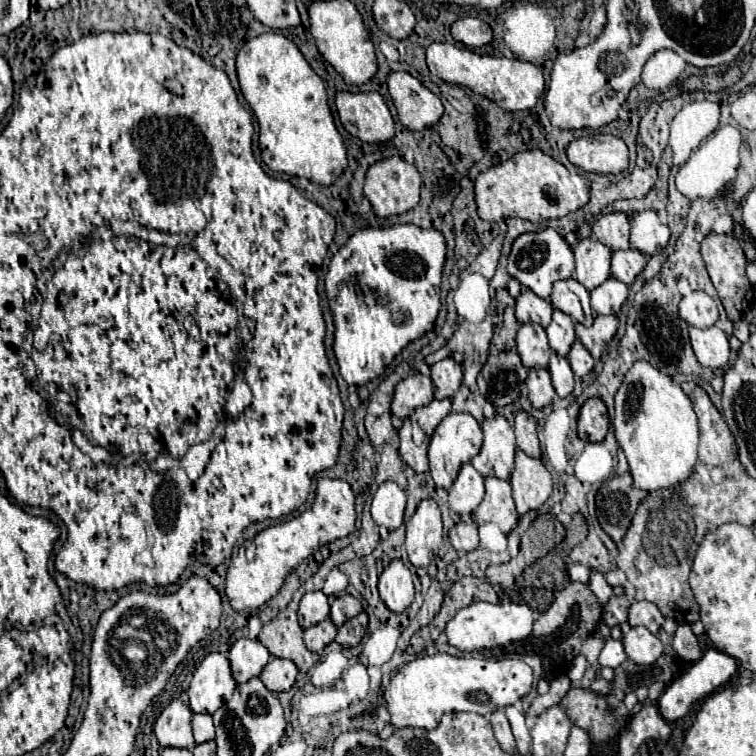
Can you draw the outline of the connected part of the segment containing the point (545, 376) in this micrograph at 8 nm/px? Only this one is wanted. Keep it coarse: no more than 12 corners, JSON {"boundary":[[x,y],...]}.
{"boundary":[[529,369],[527,389],[533,407],[555,399],[547,369]]}

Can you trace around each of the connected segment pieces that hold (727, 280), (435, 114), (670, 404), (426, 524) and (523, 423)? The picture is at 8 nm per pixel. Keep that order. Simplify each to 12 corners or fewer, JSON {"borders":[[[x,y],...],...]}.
{"borders":[[[709,233],[701,255],[731,321],[755,301],[745,253]],[[405,71],[387,77],[399,121],[413,131],[431,127],[443,105]],[[647,361],[615,393],[633,485],[685,481],[697,461],[687,393]],[[423,499],[407,523],[407,553],[427,567],[443,543],[441,511]],[[517,411],[517,447],[529,457],[541,457],[535,419]]]}

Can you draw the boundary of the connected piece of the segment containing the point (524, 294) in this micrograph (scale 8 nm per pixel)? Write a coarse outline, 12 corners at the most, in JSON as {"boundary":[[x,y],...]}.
{"boundary":[[527,287],[517,297],[519,323],[547,327],[553,307]]}

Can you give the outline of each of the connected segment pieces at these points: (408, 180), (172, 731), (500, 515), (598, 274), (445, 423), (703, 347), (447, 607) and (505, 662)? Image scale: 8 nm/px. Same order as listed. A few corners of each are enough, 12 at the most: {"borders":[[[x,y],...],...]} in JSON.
{"borders":[[[403,157],[373,163],[365,197],[391,217],[419,203],[421,175]],[[173,699],[155,721],[163,747],[193,749],[193,711]],[[485,477],[485,497],[473,511],[479,525],[511,531],[519,515],[509,481]],[[595,237],[573,247],[589,291],[609,277],[611,249]],[[451,411],[429,441],[433,481],[449,489],[483,443],[469,413]],[[717,325],[689,327],[703,367],[727,365],[729,341]],[[463,577],[445,593],[441,611],[429,623],[437,637],[455,613],[475,601],[497,603],[487,579]],[[518,654],[417,657],[377,707],[393,727],[489,715],[529,693]]]}

